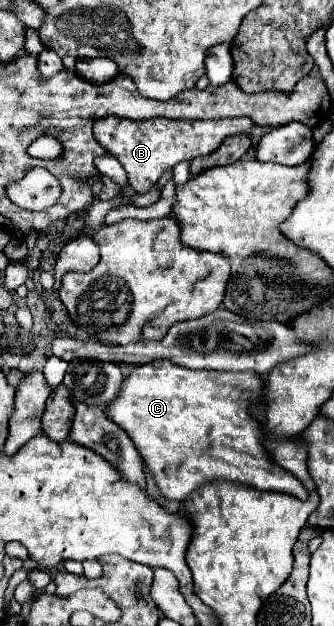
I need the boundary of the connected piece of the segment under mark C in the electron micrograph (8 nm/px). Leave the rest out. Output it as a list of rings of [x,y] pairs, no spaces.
[[[154,360],[134,368],[124,378],[122,390],[110,404],[106,404],[104,412],[116,426],[120,426],[130,436],[140,456],[144,458],[148,470],[152,472],[160,488],[160,494],[166,500],[182,502],[190,492],[214,480],[234,480],[258,490],[286,492],[304,500],[308,494],[304,486],[298,482],[298,478],[276,466],[260,444],[264,428],[258,420],[254,420],[248,414],[250,402],[256,400],[260,392],[262,380],[254,372],[190,370],[170,360]]]

